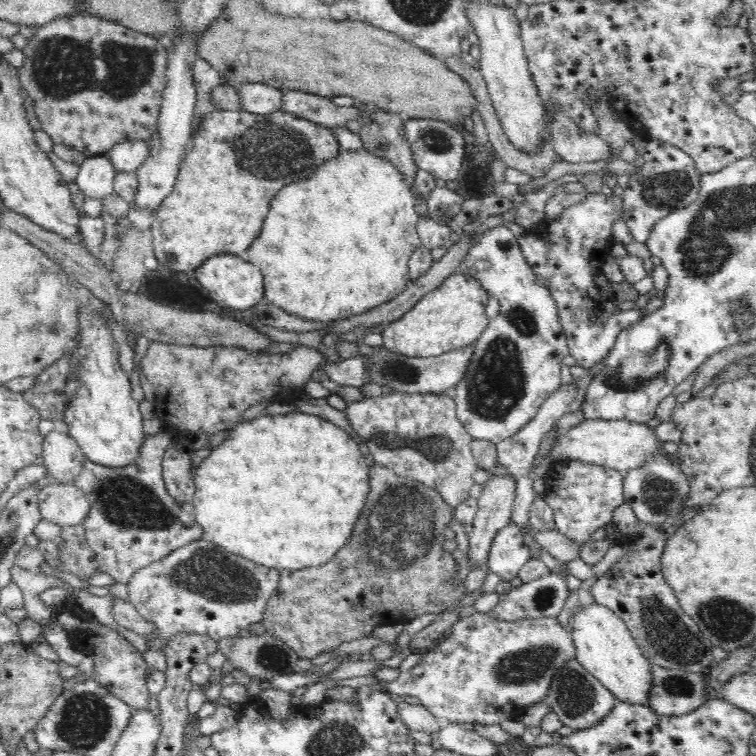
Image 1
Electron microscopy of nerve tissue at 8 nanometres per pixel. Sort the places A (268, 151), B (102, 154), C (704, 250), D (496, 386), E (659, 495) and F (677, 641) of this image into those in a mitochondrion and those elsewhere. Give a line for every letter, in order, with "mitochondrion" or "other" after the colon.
A: mitochondrion
B: other
C: mitochondrion
D: mitochondrion
E: mitochondrion
F: mitochondrion

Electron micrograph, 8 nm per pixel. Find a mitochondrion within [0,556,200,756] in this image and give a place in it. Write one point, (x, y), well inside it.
(84, 721)

